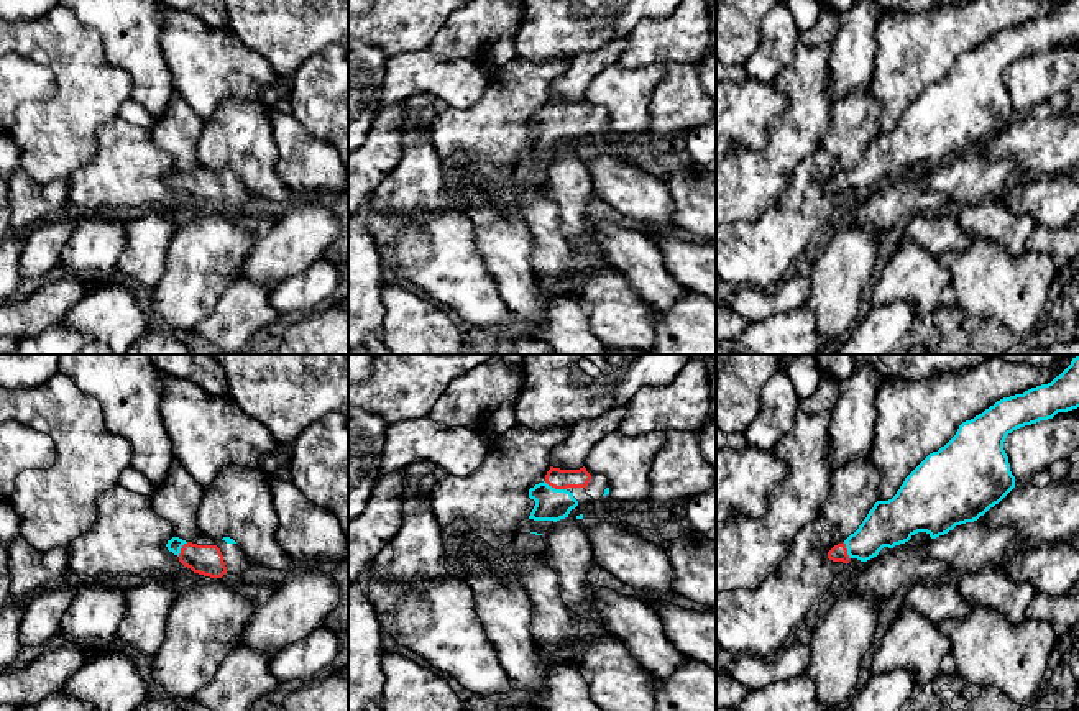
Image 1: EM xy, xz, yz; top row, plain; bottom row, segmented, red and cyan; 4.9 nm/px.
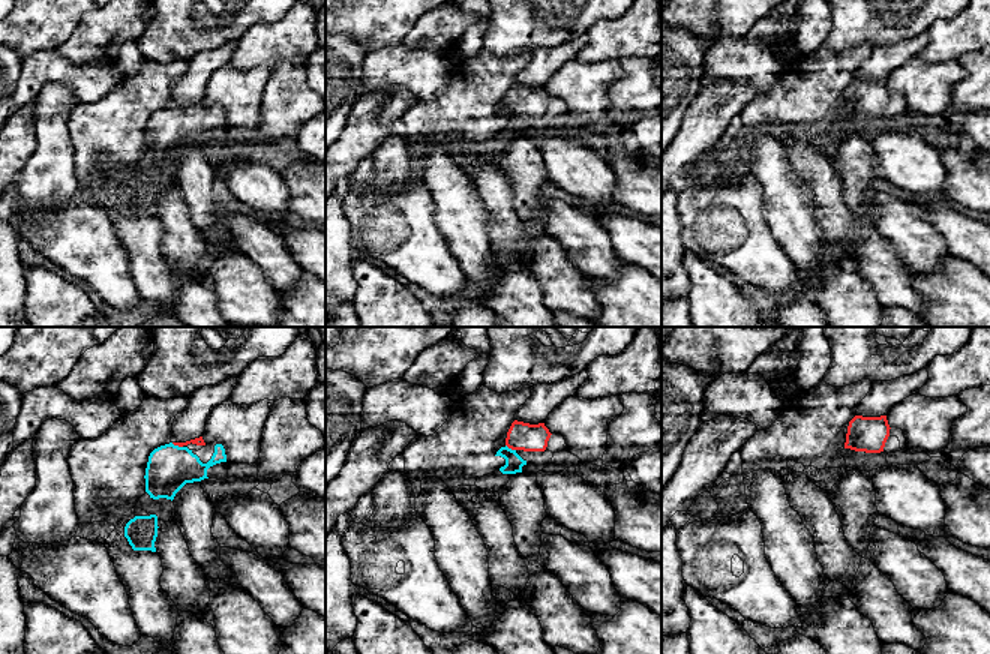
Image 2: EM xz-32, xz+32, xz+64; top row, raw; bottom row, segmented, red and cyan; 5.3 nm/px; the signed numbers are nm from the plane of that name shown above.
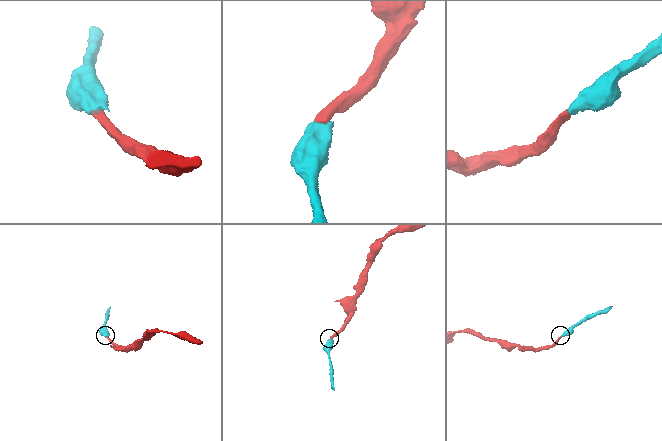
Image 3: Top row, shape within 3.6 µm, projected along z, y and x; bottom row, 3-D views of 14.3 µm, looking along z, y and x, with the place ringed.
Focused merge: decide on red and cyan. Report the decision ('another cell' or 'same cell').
same cell

